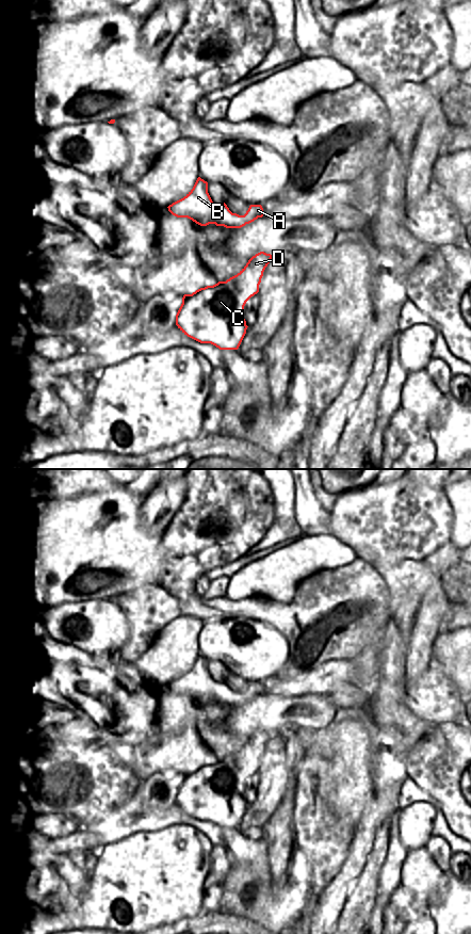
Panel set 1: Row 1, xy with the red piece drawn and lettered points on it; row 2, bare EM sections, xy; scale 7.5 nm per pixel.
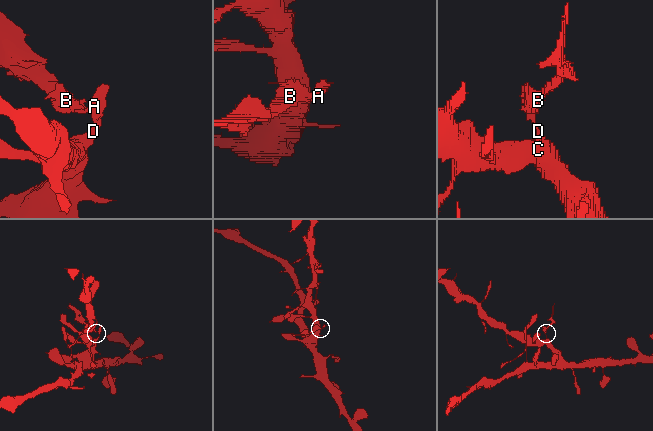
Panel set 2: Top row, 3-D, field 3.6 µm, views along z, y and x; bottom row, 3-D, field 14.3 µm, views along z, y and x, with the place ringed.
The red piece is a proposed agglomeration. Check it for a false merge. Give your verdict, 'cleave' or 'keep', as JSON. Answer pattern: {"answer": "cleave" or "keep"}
{"answer": "cleave"}

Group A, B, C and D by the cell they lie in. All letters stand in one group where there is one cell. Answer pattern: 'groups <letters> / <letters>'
groups A C D / B

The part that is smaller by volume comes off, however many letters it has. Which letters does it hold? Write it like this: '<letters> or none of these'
B

